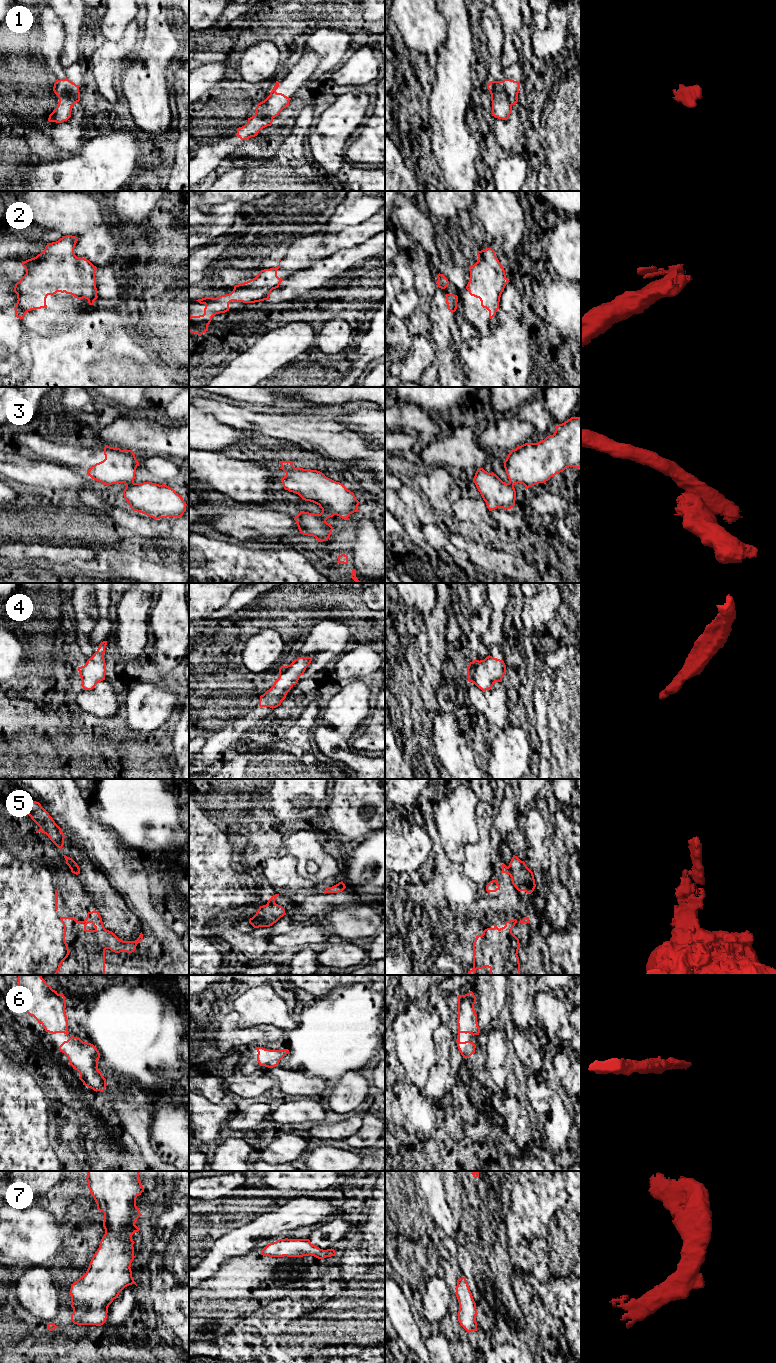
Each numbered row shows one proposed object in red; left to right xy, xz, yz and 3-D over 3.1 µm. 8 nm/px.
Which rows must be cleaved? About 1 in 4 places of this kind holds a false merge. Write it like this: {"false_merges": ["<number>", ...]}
{"false_merges": ["3", "5"]}

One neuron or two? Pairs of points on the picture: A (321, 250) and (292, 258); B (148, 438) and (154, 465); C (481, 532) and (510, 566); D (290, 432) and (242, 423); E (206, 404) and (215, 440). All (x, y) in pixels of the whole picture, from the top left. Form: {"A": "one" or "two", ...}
{"A": "one", "B": "two", "C": "one", "D": "one", "E": "two"}

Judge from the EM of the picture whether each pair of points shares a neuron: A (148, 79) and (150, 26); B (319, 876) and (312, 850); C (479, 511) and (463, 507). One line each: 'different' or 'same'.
A: same
B: same
C: same

